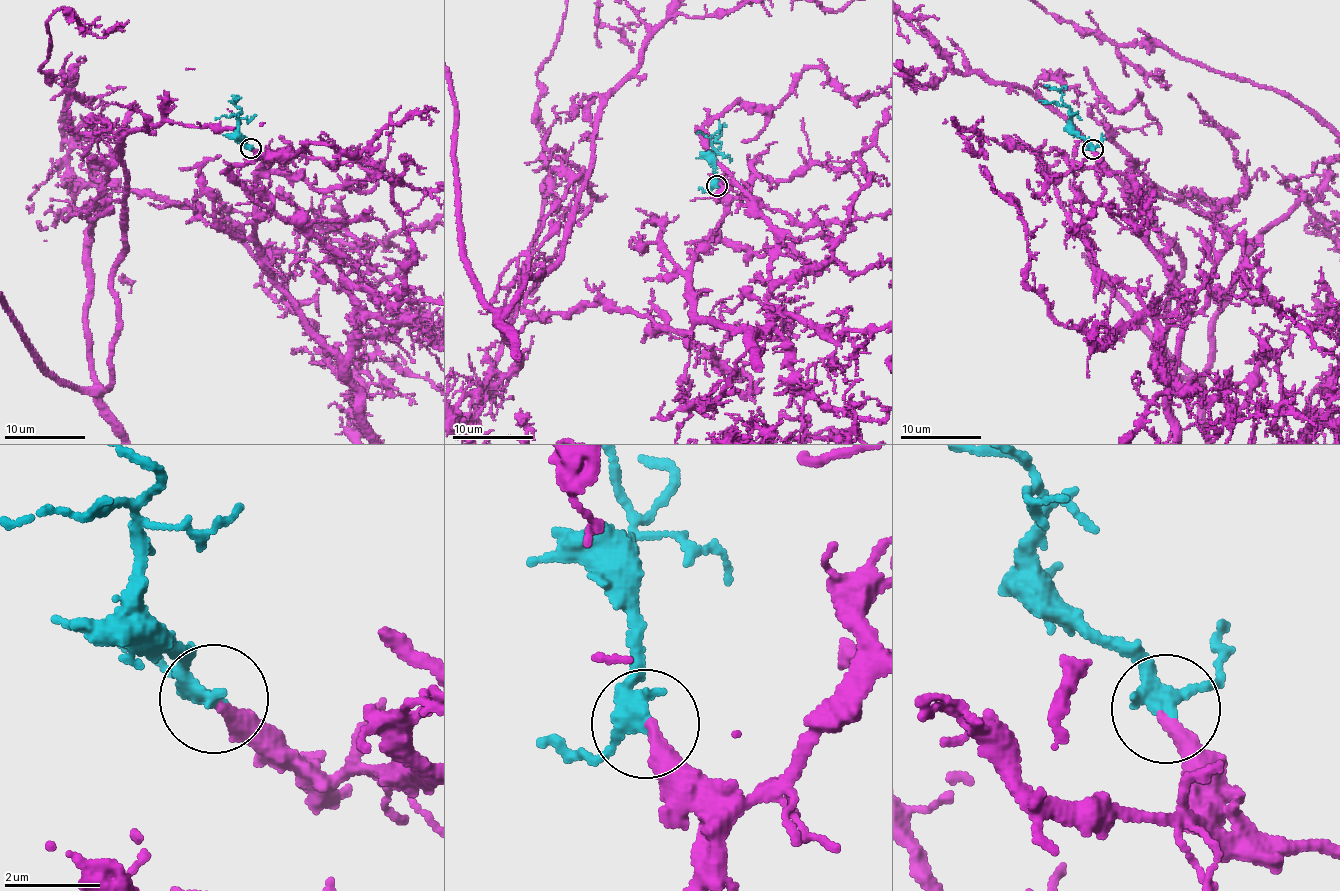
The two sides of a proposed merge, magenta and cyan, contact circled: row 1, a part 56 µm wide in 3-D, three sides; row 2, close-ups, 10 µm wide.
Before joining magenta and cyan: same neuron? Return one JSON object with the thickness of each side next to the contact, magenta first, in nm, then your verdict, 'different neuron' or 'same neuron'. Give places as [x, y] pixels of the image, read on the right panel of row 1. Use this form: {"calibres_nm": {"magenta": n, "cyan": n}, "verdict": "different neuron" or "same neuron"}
{"calibres_nm": {"magenta": 320, "cyan": 320}, "verdict": "same neuron"}

